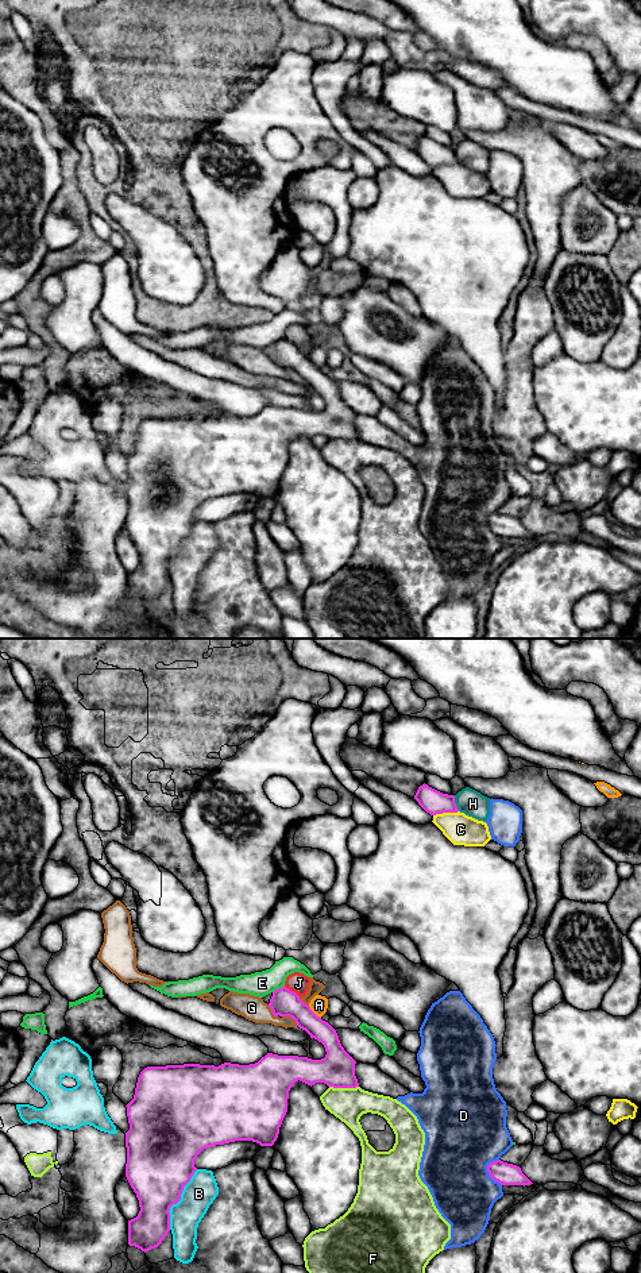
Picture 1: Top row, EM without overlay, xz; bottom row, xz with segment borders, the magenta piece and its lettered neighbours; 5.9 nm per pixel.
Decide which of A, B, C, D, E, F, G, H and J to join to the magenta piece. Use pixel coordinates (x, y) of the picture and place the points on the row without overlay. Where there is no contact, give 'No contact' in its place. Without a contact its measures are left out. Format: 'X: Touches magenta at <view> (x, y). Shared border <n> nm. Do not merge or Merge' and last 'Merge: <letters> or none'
A: Touches magenta at xz (313, 365). Shared border 110 nm. Do not merge
B: Touches magenta at xz (178, 552). Shared border 400 nm. Do not merge
C: Touches magenta at xz (446, 164). Shared border 160 nm. Do not merge
D: Touches magenta at xz (487, 523). Shared border 170 nm. Do not merge
E: Touches magenta at xz (278, 340). Shared border 80 nm. Do not merge
F: Touches magenta at xz (344, 439). Shared border 180 nm. Do not merge
G: Touches magenta at xz (290, 369). Shared border 110 nm. Do not merge
H: Touches magenta at xz (455, 155). Shared border 100 nm. Do not merge
J: Touches magenta at xz (292, 343). Shared border 120 nm. Do not merge
Merge: none

